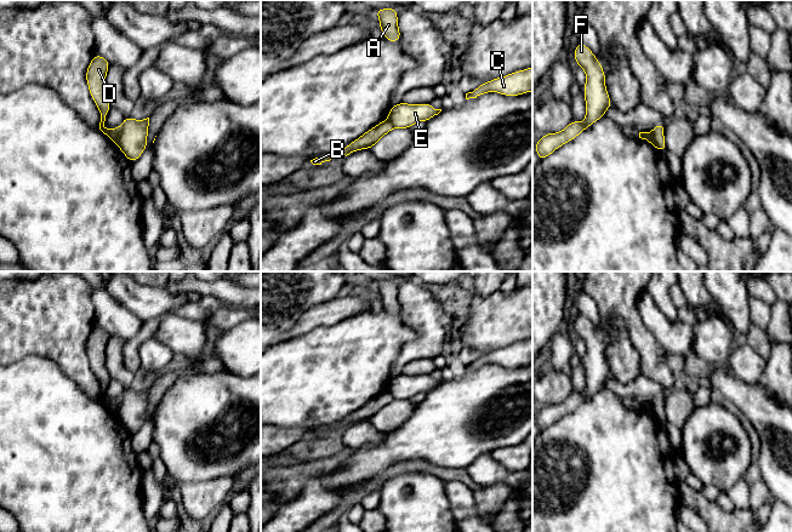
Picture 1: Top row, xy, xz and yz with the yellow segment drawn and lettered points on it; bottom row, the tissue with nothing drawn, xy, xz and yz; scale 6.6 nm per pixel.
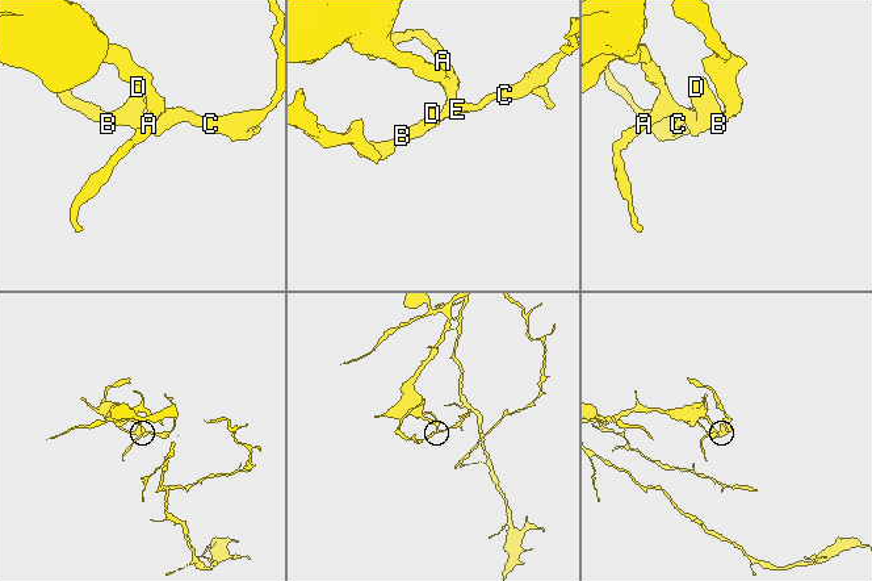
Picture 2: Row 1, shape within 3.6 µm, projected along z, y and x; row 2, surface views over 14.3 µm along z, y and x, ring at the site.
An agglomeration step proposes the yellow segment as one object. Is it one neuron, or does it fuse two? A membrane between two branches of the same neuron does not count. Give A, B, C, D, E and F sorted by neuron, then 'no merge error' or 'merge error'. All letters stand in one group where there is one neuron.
groups A C E F / B D; merge error

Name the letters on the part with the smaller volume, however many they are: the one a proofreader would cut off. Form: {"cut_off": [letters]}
{"cut_off": ["B", "D"]}

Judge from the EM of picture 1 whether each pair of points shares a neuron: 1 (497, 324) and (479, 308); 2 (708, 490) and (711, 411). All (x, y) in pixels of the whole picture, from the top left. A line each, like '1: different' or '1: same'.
1: same
2: different

